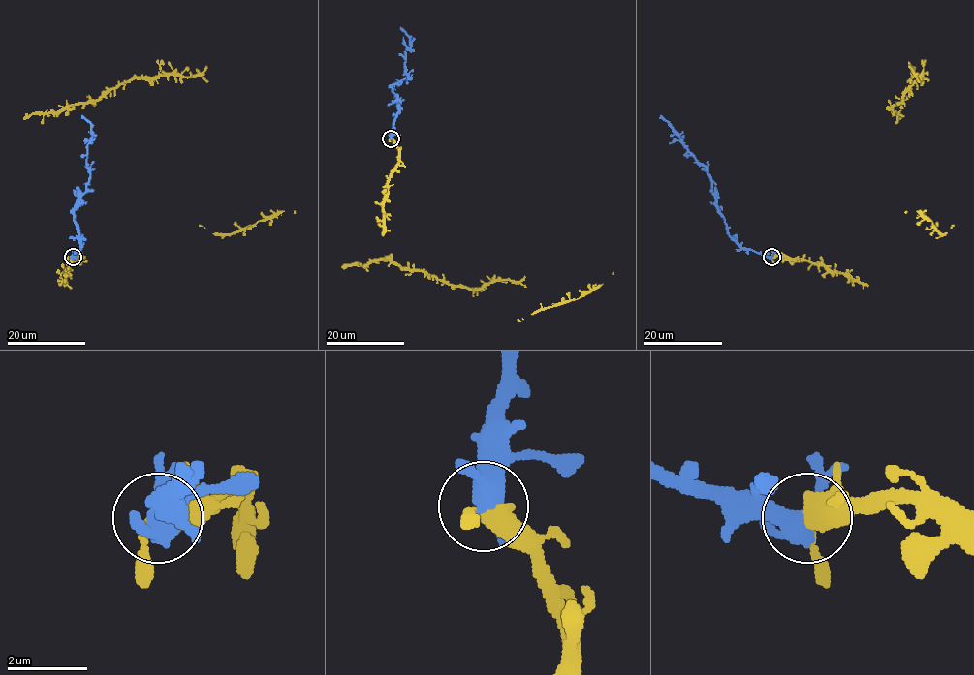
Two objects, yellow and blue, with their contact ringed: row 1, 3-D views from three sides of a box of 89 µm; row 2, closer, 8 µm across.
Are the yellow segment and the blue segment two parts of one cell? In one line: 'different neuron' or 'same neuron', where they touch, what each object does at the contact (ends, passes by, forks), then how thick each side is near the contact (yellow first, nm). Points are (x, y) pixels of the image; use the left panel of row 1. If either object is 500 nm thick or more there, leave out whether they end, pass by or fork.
same neuron; place (73, 257); yellow passes by; blue forks; calibres 440 and 360 nm

